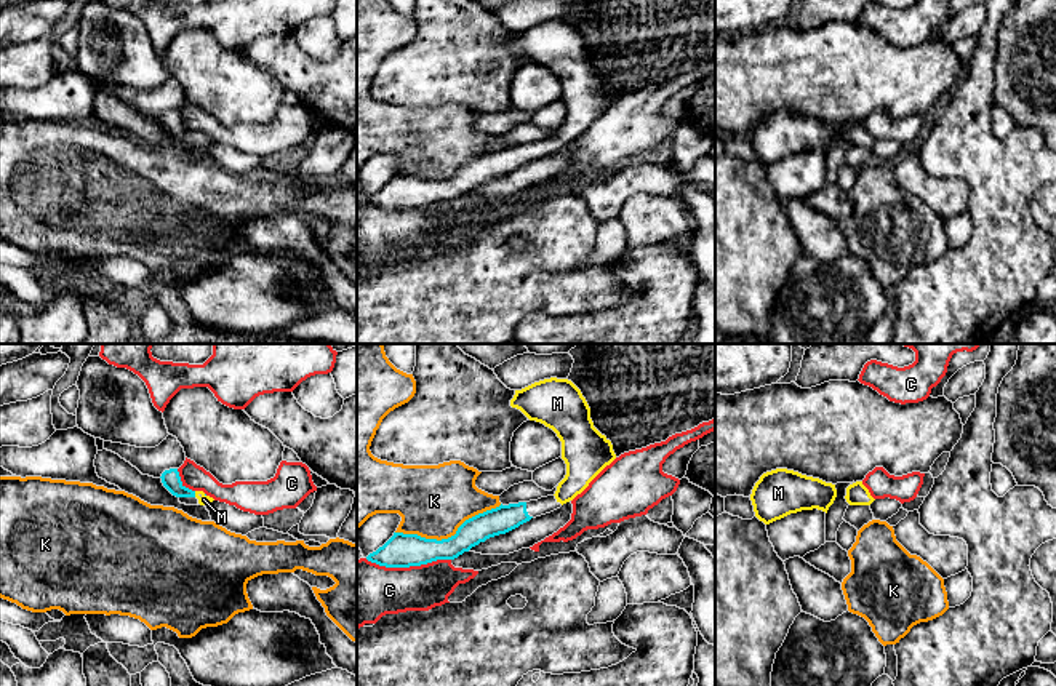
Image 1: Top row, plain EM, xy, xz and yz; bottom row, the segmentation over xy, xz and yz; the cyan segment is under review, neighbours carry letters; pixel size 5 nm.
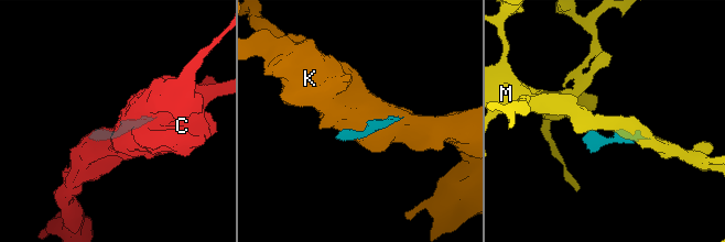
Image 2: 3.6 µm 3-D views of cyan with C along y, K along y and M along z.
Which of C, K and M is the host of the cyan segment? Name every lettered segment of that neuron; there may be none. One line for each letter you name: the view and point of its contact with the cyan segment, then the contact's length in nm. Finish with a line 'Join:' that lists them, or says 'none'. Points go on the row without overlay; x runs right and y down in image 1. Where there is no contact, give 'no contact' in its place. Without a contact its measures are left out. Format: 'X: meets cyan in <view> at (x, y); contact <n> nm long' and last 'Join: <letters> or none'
M: meets cyan in xy at (194, 136); contact 30 nm long
Join: M

